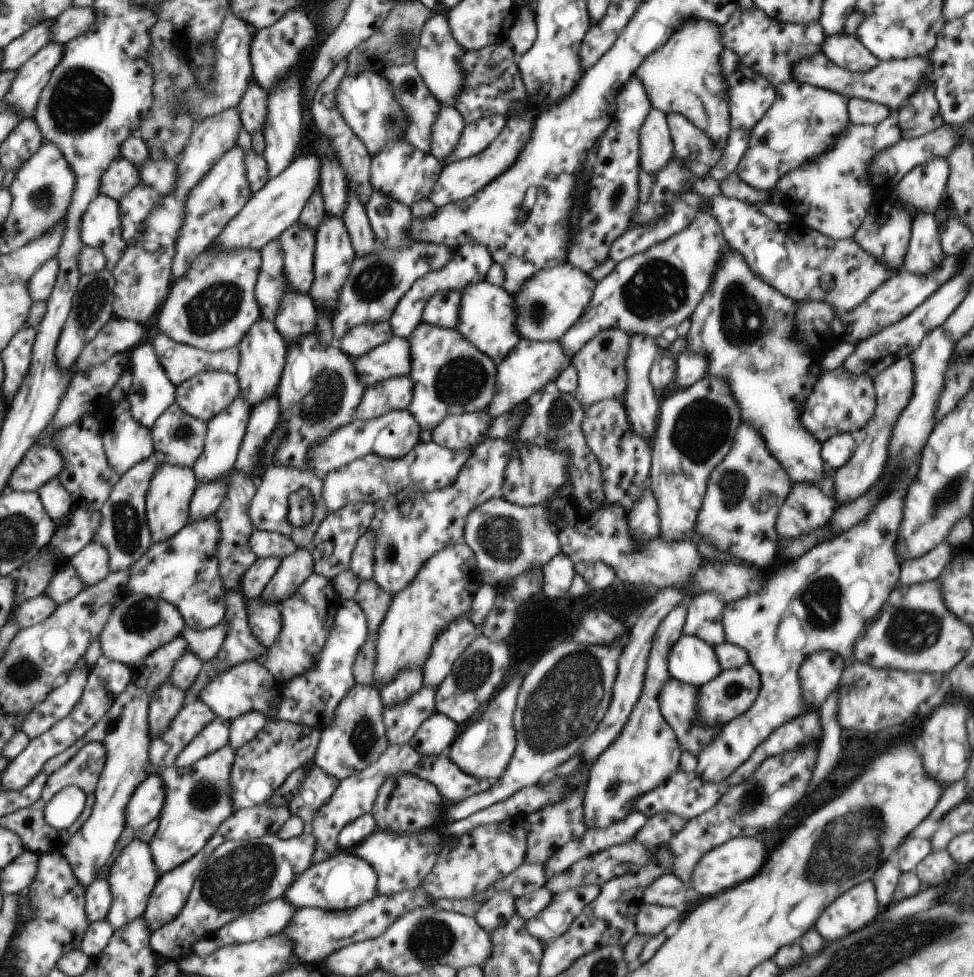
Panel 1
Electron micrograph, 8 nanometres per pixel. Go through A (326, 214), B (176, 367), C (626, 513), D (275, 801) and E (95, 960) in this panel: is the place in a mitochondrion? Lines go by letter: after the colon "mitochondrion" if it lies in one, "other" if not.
A: other
B: other
C: other
D: other
E: other

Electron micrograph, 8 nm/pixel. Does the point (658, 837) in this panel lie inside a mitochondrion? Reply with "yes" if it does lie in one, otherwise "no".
no

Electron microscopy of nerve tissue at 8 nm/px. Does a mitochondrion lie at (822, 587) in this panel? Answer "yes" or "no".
yes

